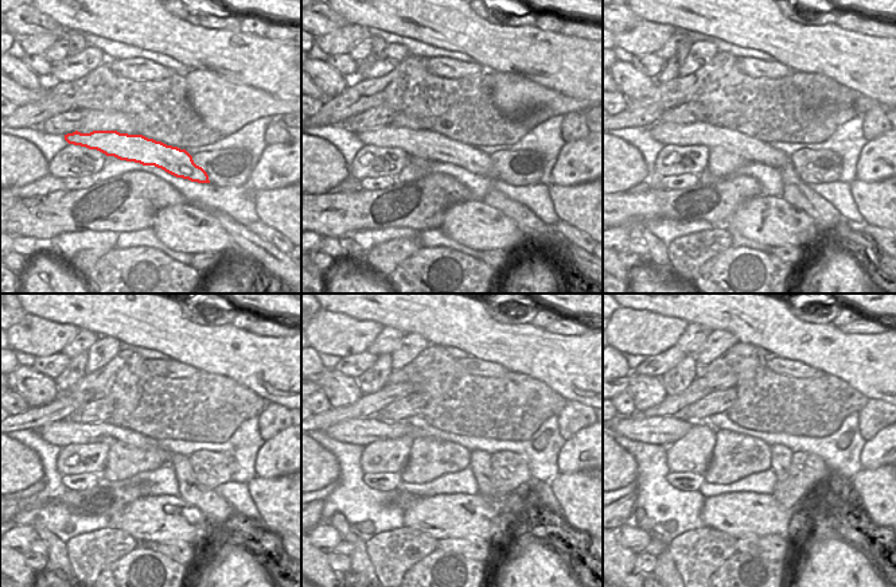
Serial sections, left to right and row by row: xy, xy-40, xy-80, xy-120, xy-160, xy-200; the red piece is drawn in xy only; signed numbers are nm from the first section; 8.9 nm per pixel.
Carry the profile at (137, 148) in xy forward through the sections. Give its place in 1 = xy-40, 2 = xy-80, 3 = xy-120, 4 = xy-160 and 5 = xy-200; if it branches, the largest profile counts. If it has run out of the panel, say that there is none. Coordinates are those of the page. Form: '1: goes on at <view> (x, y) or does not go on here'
1: goes on at xy-40 (428, 144)
2: goes on at xy-80 (697, 133)
3: goes on at xy-120 (63, 432)
4: goes on at xy-160 (362, 432)
5: goes on at xy-200 (657, 430)

